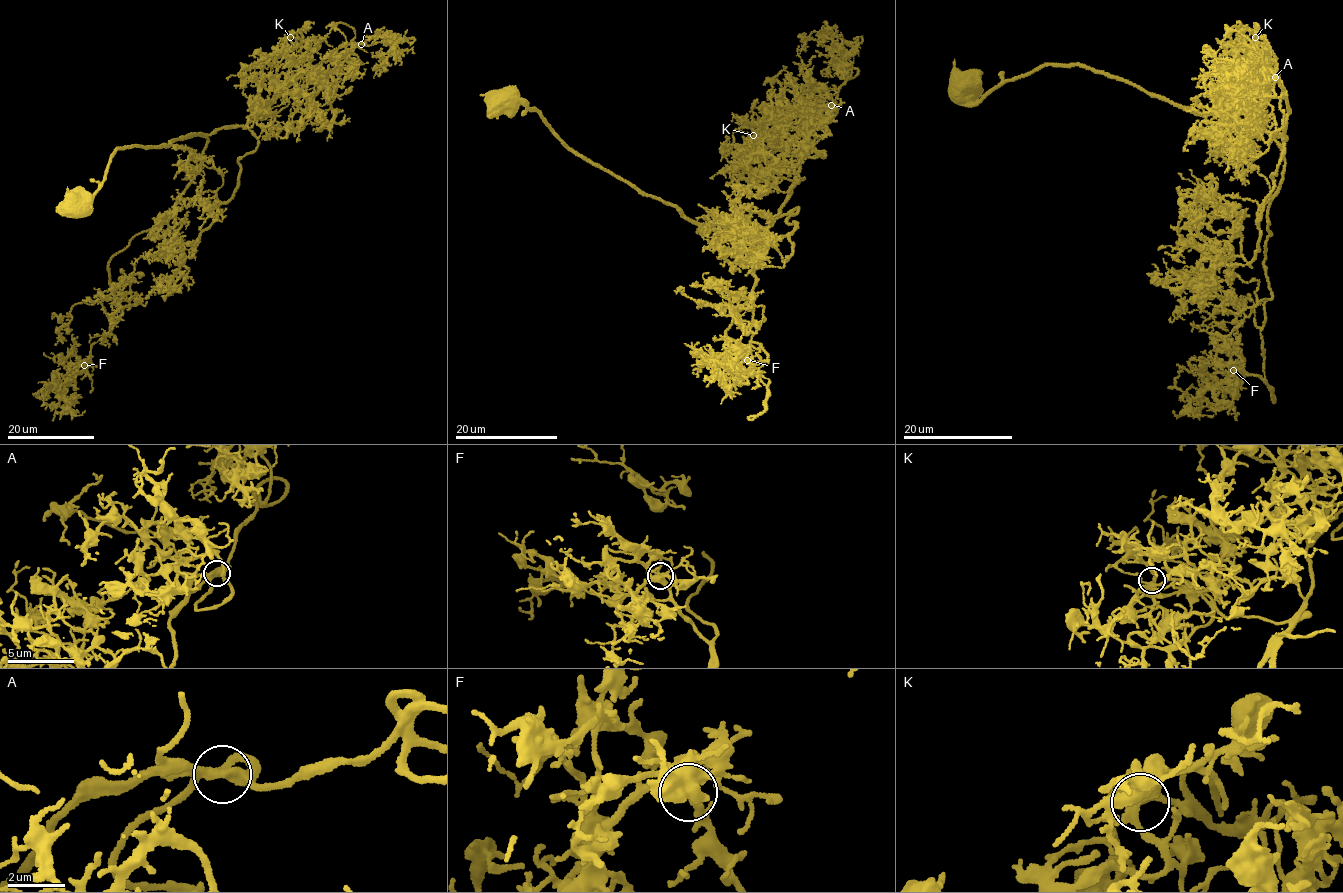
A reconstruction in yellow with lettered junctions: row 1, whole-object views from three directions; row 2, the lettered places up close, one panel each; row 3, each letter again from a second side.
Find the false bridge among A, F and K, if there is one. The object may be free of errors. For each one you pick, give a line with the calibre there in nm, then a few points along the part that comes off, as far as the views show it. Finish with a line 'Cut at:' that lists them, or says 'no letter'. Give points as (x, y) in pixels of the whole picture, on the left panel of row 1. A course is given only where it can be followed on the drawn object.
Cut at: no letter

